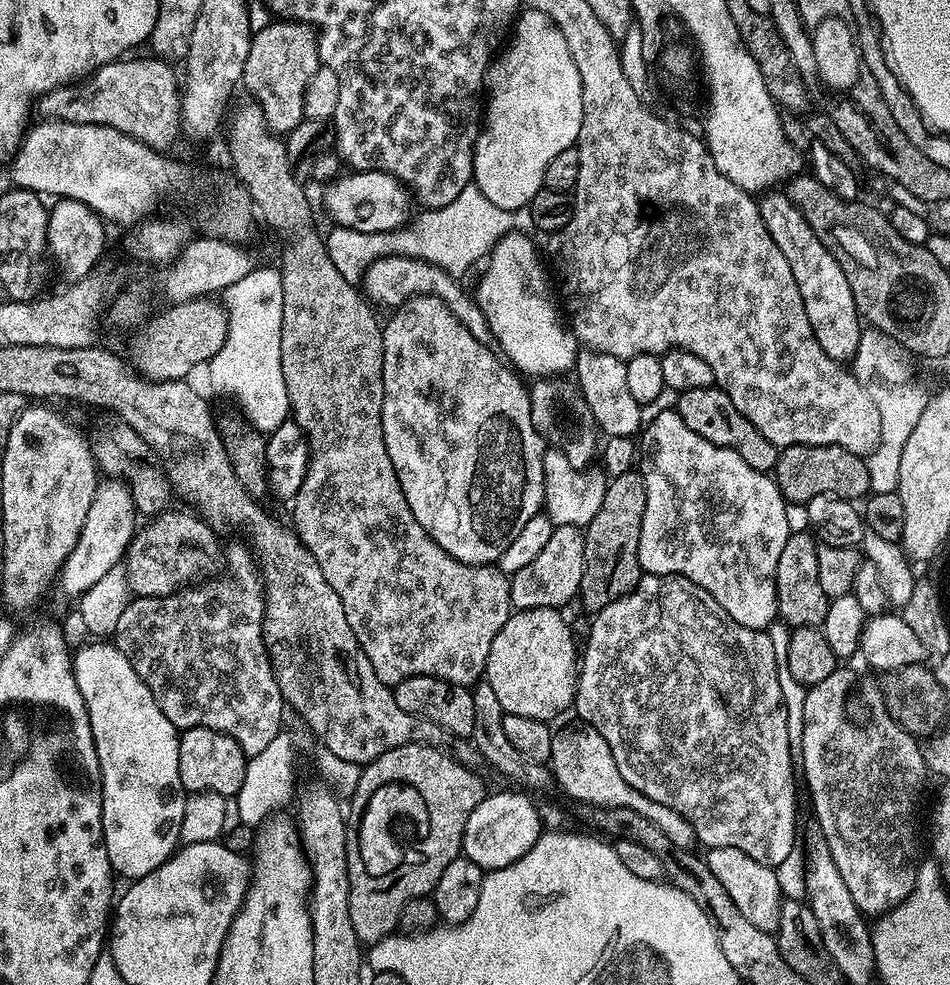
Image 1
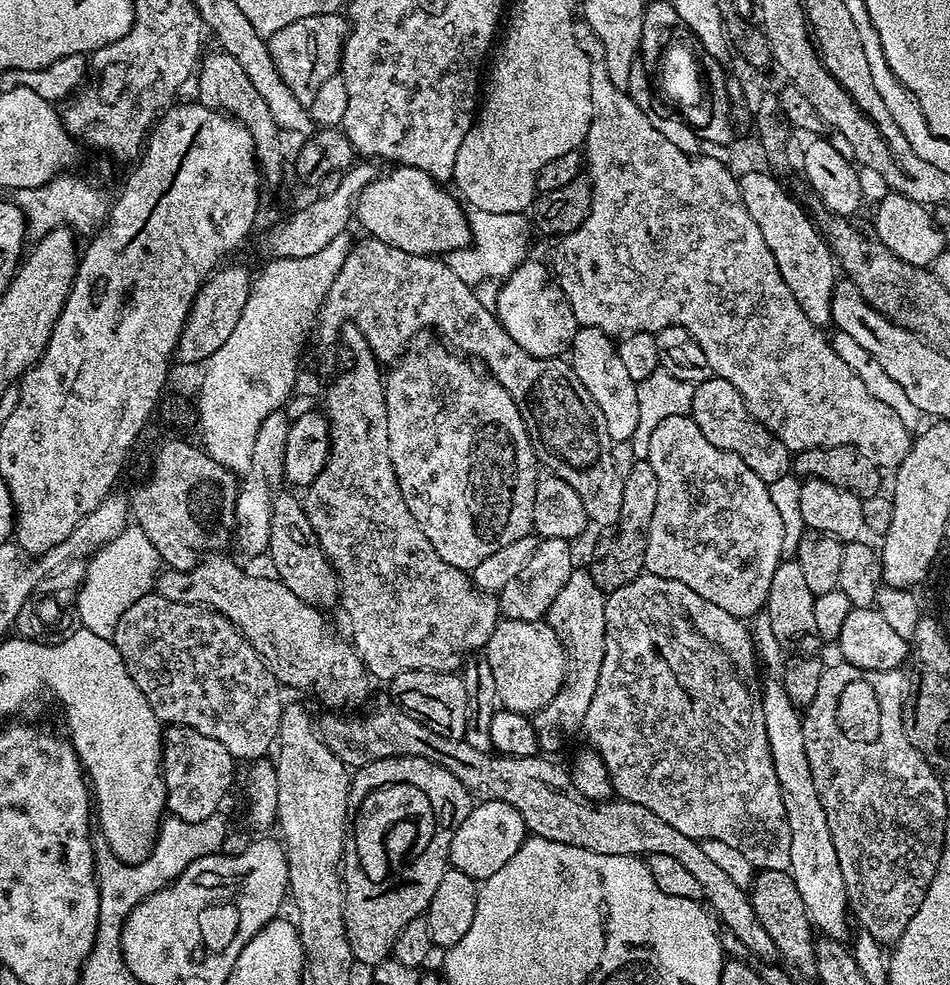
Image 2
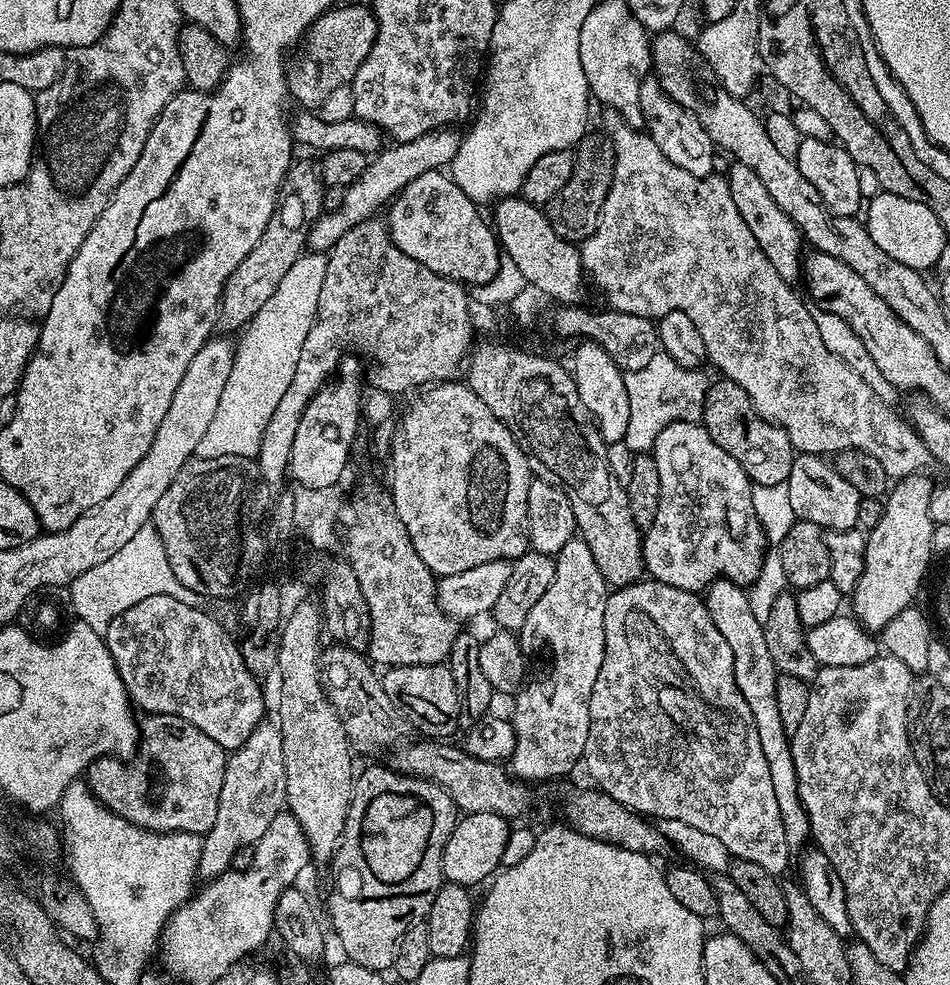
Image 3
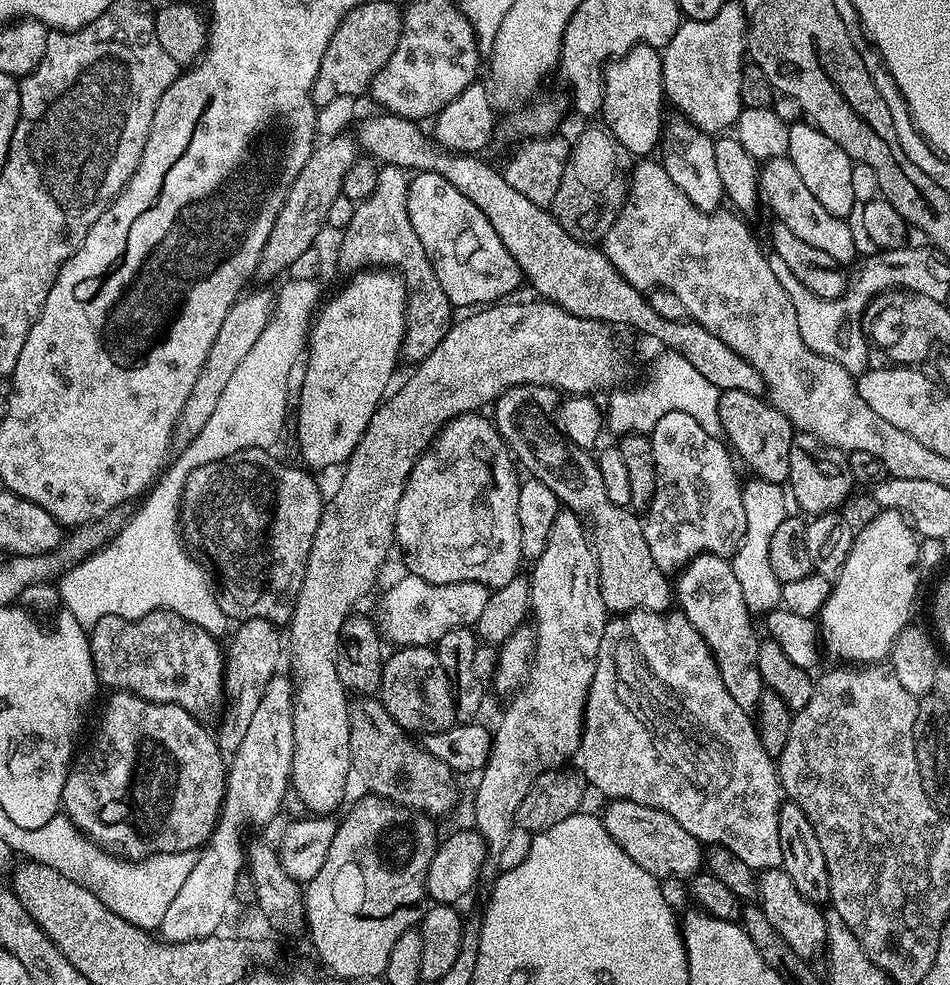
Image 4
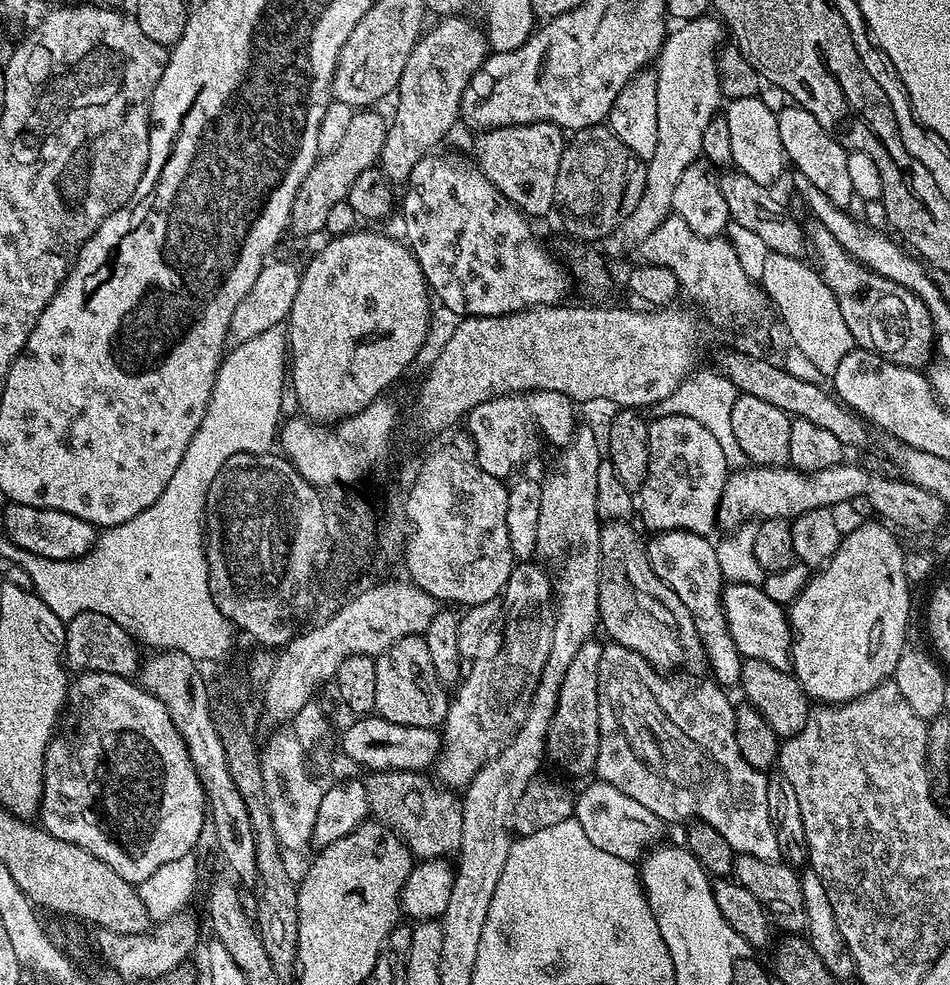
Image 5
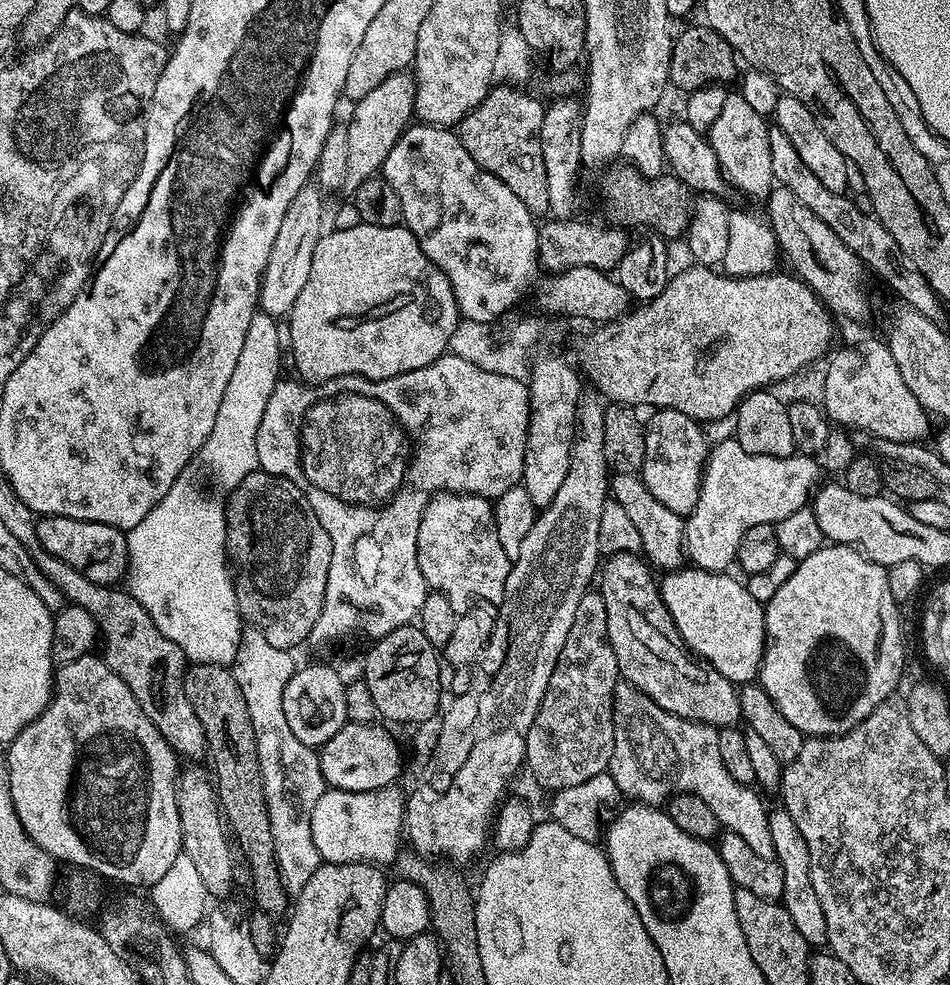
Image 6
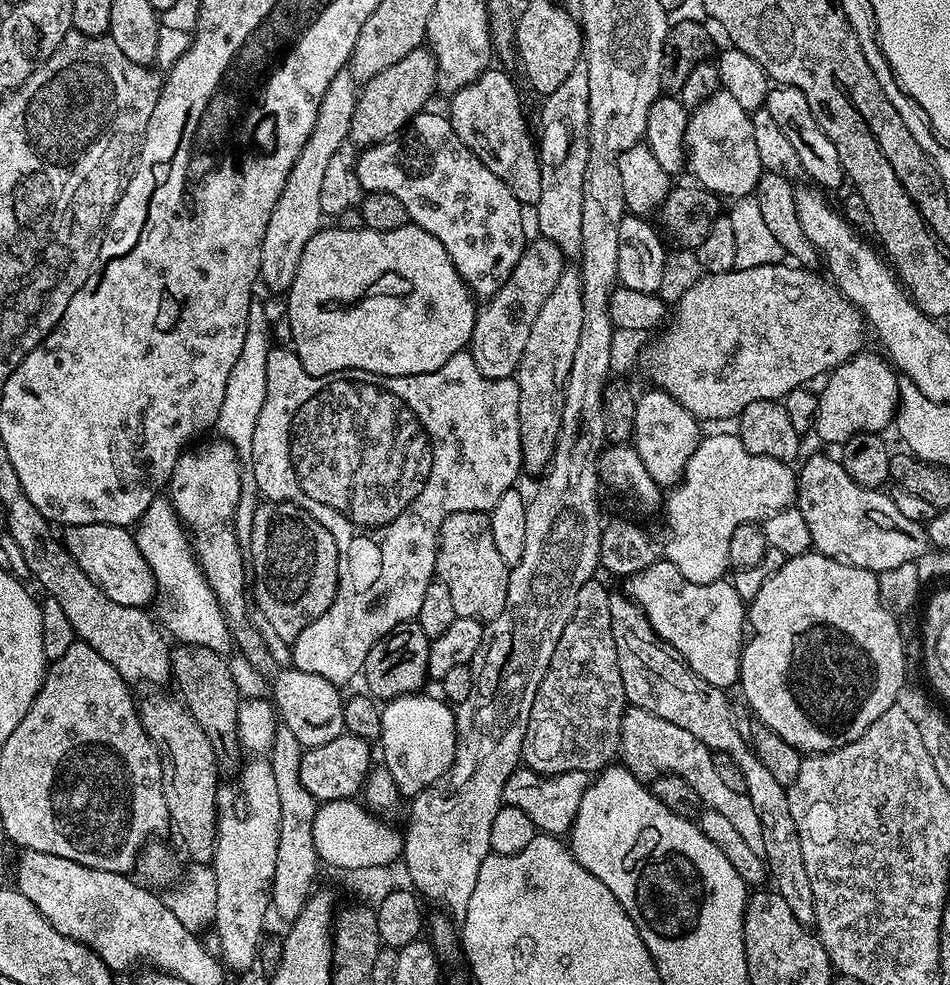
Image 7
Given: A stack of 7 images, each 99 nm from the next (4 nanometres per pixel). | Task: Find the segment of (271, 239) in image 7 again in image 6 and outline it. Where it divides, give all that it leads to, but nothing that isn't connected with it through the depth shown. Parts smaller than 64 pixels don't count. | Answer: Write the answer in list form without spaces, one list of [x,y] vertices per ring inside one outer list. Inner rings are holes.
[[[315,183],[305,184],[298,194],[294,194],[294,202],[290,202],[290,210],[286,210],[286,218],[282,218],[282,226],[278,226],[278,238],[274,238],[268,265],[264,277],[260,280],[258,308],[265,316],[287,317],[298,294],[302,294],[302,286],[306,286],[306,278],[310,278],[312,255],[325,227],[324,222],[326,224],[326,214],[324,218],[320,196],[322,197],[321,189]]]

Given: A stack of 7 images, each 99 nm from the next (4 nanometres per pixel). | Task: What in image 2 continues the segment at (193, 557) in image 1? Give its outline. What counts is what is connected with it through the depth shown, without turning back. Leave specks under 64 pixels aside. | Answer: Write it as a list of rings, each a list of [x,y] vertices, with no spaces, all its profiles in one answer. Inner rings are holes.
[[[220,550],[205,555],[191,572],[161,571],[154,585],[155,591],[174,602],[202,604],[206,608],[221,612],[245,636],[250,646],[254,646],[277,684],[301,684],[314,692],[322,703],[332,707],[329,708],[332,710],[350,710],[354,704],[362,703],[368,694],[370,683],[368,669],[351,643],[347,639],[336,637],[328,629],[328,624],[324,621],[325,613],[313,604],[302,602],[302,598],[298,598],[298,594],[294,594],[294,590],[287,588],[279,578],[267,580],[264,576],[251,576],[250,573],[243,572],[230,557],[224,555],[228,554]]]

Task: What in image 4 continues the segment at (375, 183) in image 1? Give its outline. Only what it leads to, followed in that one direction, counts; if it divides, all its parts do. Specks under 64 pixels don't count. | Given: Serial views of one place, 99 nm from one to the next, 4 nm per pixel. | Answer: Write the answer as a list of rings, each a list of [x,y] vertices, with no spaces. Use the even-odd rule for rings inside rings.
[[[417,172],[411,177],[408,213],[414,234],[418,234],[418,242],[422,242],[430,258],[442,290],[446,290],[446,298],[457,309],[491,306],[511,297],[508,295],[522,284],[518,262],[510,258],[510,250],[502,246],[502,238],[490,226],[486,214],[466,194],[458,194],[458,189],[450,186],[442,174]]]

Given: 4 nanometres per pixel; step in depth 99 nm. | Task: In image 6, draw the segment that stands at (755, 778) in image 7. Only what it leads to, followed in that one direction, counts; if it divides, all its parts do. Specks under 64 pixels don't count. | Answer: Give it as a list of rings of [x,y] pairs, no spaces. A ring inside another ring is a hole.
[[[623,552],[607,557],[598,576],[598,584],[600,582],[598,591],[602,602],[606,604],[608,640],[616,655],[621,677],[627,683],[633,684],[639,692],[648,695],[662,711],[676,716],[678,720],[708,724],[717,730],[739,725],[742,717],[737,685],[729,682],[722,674],[718,674],[718,670],[705,666],[684,647],[680,636],[676,633],[674,622],[662,602],[657,581],[655,579],[652,581],[651,574],[653,575],[649,565],[639,555]],[[776,806],[776,809],[768,812],[768,825],[770,839],[774,842],[774,858],[782,866],[780,900],[786,914],[790,914],[794,926],[798,926],[798,934],[806,938],[809,946],[827,945],[826,914],[822,914],[822,902],[818,902],[818,894],[814,894],[814,886],[810,882],[810,850],[806,850],[806,838],[802,838],[798,826],[794,826],[794,818],[790,818],[782,806]]]

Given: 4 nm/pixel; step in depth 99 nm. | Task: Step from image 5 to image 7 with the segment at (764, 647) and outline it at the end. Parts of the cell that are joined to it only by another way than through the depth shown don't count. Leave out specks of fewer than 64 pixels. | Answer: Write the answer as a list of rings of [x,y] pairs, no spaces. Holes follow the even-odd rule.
[[[666,558],[636,576],[627,577],[627,595],[646,614],[650,626],[697,676],[715,688],[731,689],[740,678],[740,656],[746,639],[746,602],[727,579],[695,584]]]

